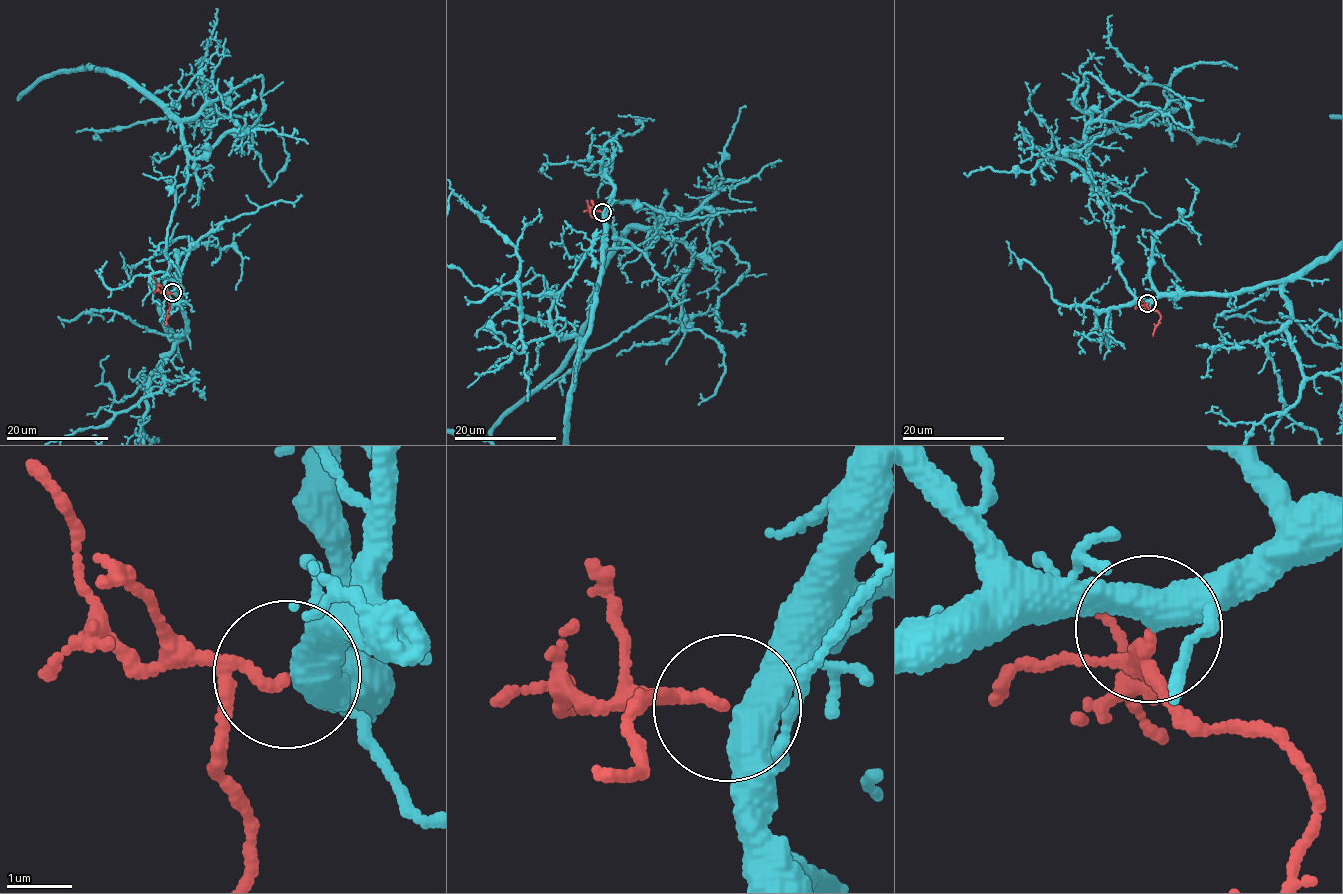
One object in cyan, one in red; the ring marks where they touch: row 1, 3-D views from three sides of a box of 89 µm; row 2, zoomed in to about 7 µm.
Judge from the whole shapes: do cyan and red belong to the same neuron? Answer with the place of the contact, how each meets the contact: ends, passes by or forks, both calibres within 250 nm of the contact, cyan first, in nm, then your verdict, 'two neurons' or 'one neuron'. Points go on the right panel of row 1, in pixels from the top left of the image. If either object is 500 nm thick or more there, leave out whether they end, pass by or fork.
(1147, 303) | cyan passes by | red passes by | 480/110 nm | one neuron

